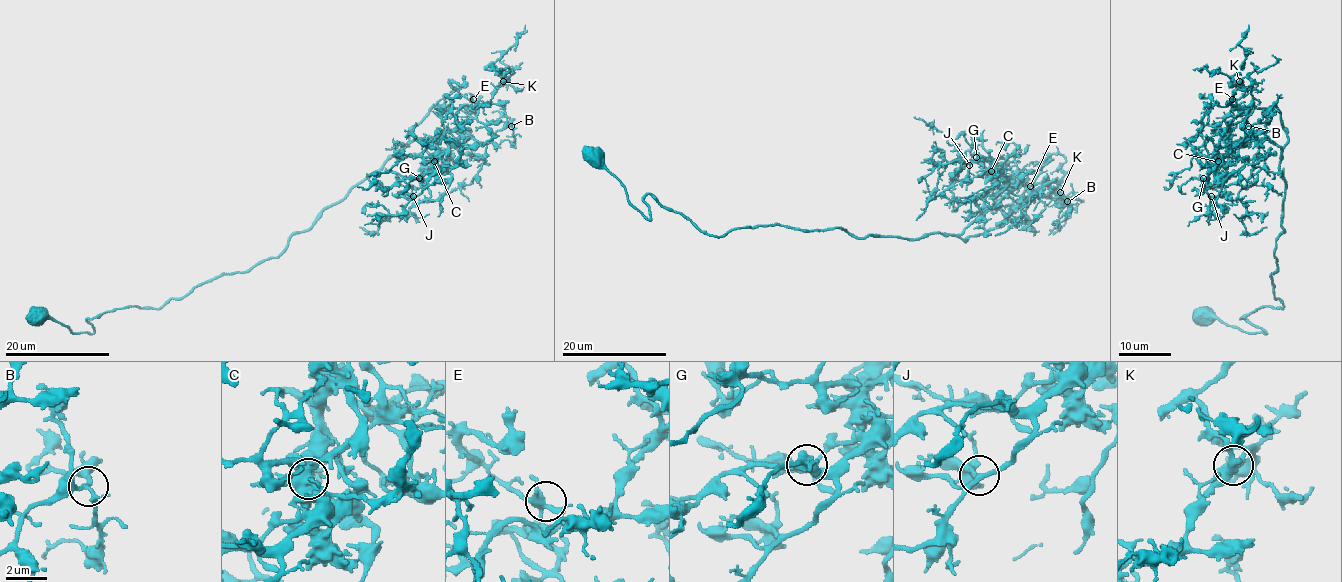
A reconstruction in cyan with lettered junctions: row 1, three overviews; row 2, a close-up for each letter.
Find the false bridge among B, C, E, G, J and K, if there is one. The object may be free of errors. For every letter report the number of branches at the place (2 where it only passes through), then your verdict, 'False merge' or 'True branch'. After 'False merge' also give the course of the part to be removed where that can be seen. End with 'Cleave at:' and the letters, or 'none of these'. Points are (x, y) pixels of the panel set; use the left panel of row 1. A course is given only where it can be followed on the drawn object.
B: Branches: 4. True branch
C: Branches: 7. False merge. Course of the part to remove: (434, 161), (447, 148), (447, 130), (452, 133), (453, 145), (464, 137), (456, 127)
E: Branches: 5. True branch
G: Branches: 4. True branch
J: Branches: 4. True branch
K: Branches: 3. True branch
Cleave at: C

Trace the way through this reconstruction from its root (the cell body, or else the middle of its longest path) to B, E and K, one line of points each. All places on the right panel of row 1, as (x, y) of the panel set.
B: (1203, 318), (1265, 333), (1240, 318), (1283, 307), (1271, 280), (1283, 231), (1281, 148), (1243, 143), (1248, 126)
E: (1203, 318), (1265, 333), (1240, 318), (1283, 307), (1271, 275), (1287, 132), (1275, 106), (1232, 99)
K: (1203, 318), (1265, 333), (1240, 318), (1283, 307), (1271, 275), (1287, 132), (1275, 106), (1232, 103), (1239, 81)

